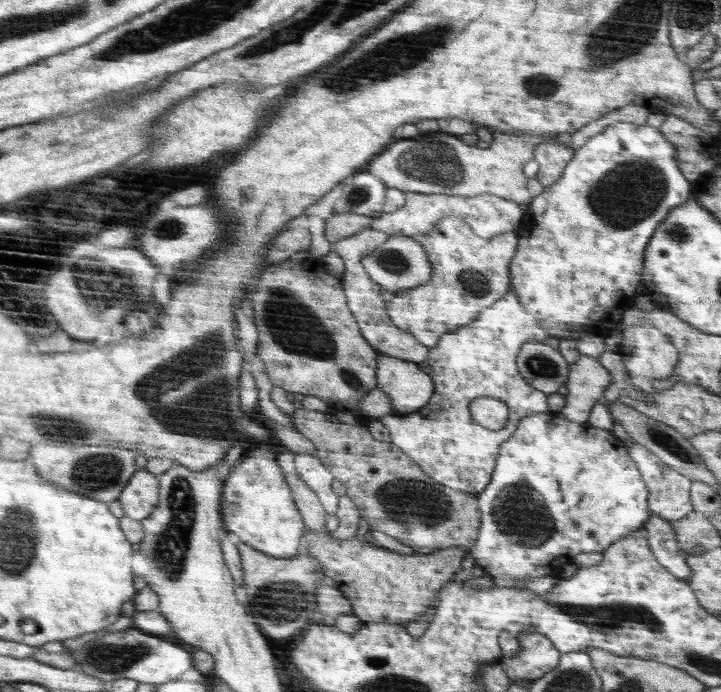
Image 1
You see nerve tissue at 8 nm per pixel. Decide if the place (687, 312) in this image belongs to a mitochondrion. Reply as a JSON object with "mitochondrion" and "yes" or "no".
{"mitochondrion":"no"}

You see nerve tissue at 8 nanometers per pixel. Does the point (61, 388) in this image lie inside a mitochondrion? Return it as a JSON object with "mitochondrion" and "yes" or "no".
{"mitochondrion":"no"}

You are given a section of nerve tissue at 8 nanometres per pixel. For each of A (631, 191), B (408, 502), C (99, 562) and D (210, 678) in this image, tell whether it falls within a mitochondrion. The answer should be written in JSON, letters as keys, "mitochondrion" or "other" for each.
{"A":"mitochondrion","B":"mitochondrion","C":"other","D":"other"}

